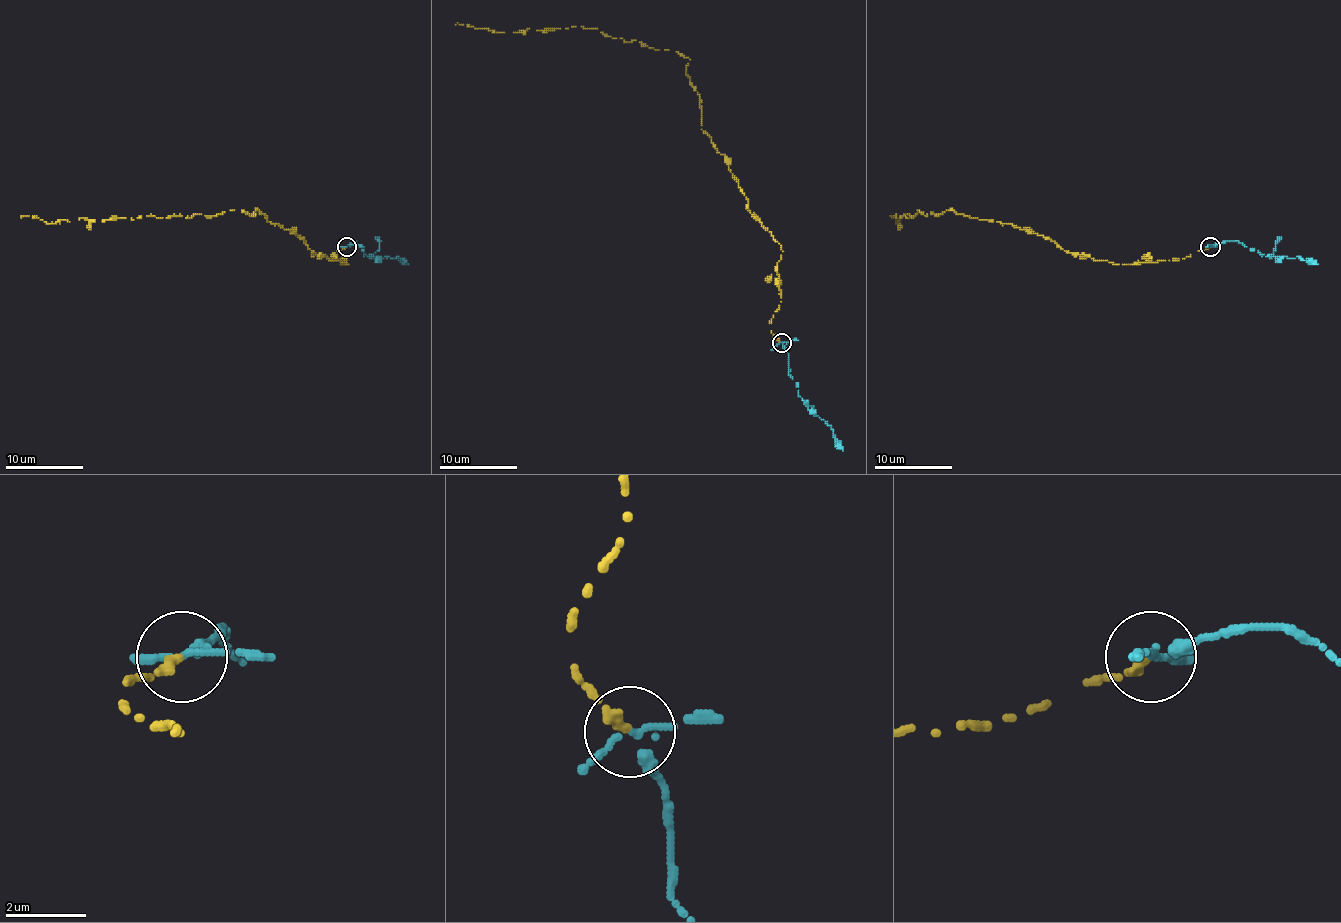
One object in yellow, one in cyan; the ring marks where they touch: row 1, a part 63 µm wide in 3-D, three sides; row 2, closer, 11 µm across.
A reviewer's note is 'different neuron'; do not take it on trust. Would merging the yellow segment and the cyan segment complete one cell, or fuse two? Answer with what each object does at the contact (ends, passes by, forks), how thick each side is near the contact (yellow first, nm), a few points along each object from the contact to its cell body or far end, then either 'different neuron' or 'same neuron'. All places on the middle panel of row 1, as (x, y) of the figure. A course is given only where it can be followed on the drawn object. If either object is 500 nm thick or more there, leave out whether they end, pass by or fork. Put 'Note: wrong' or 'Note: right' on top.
Note: wrong
yellow ends | cyan forks | 280/140 nm | yellow via (781, 342), (771, 332), (781, 245), (701, 129), (690, 59), (597, 28), (455, 24) | cyan via (781, 342), (788, 354), (788, 375), (796, 383), (802, 400), (833, 429), (835, 443), (843, 451) | same neuron

